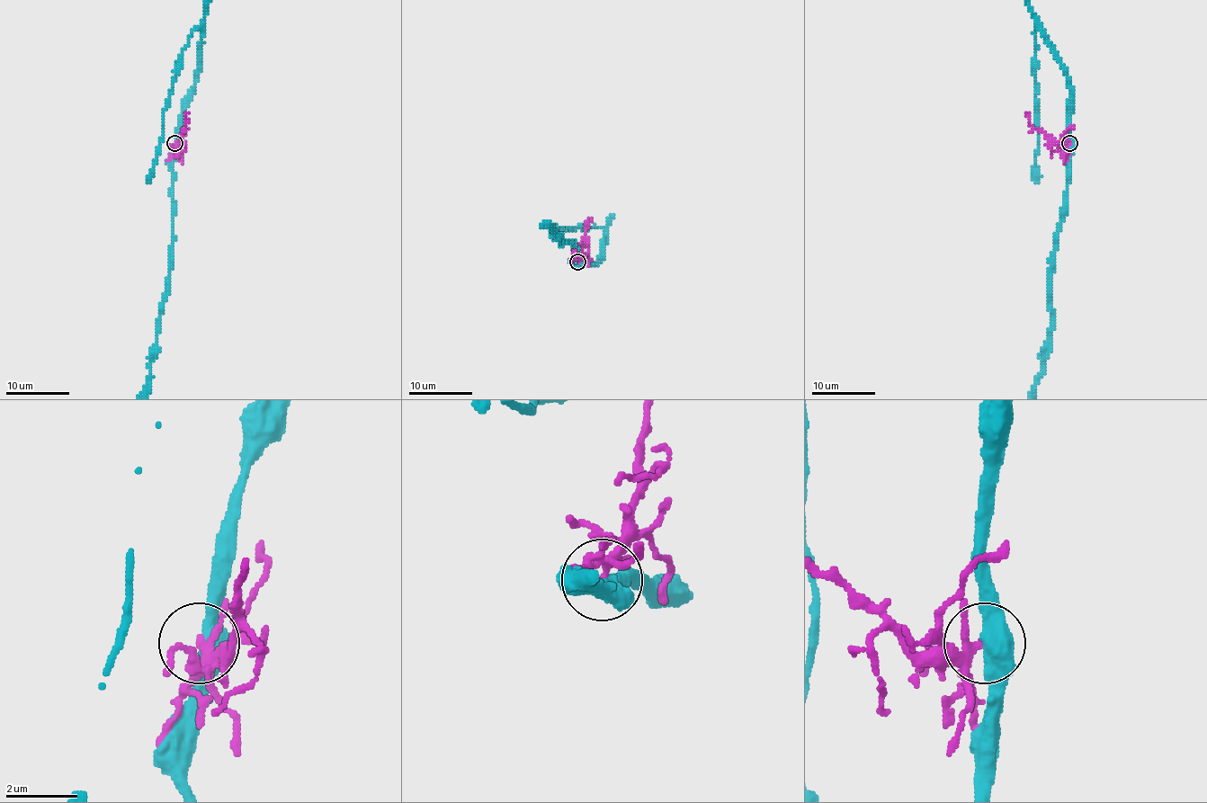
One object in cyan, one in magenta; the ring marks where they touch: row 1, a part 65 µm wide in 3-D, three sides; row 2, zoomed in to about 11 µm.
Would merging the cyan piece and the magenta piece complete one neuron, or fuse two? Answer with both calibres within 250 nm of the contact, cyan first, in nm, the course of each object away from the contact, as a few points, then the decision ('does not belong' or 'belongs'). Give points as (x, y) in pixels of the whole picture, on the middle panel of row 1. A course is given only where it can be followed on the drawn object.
550 nm thick on the cyan side, 190 nm on the other; magenta runs (577, 262), (591, 217); does not belong

